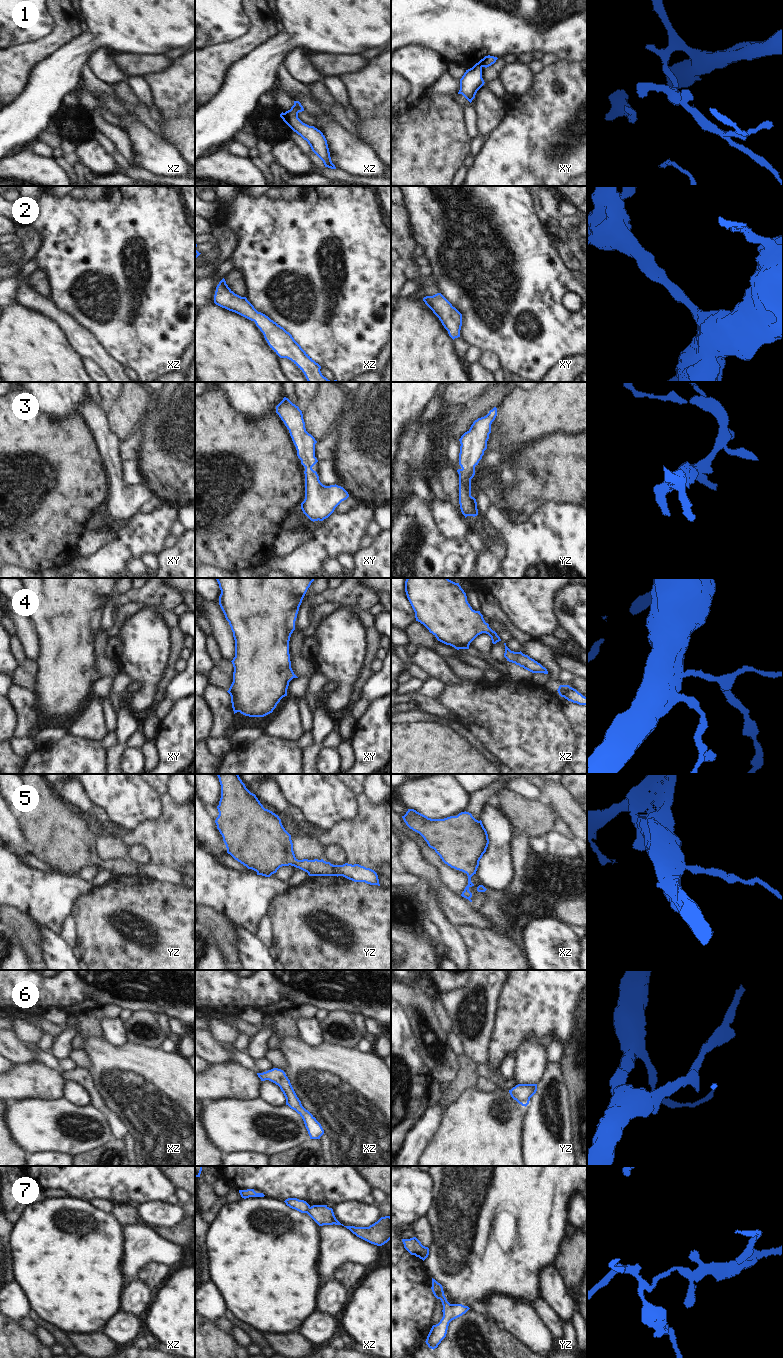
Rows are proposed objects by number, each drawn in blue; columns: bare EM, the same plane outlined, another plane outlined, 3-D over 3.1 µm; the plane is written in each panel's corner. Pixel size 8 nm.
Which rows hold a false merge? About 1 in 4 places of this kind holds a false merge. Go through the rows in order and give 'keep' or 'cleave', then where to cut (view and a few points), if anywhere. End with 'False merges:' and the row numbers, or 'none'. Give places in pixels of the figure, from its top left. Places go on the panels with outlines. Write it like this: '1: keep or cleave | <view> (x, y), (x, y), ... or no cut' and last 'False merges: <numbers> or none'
1: cleave | xy (478, 62), (482, 66)
2: keep | no cut
3: keep | no cut
4: keep | no cut
5: keep | no cut
6: keep | no cut
7: cleave | yz (444, 1295), (438, 1298)
False merges: 1, 7

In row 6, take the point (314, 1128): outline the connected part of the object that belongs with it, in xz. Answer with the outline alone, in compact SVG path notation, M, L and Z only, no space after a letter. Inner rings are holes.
M273 1068L263 1073L257 1073L257 1075L261 1081L269 1080L280 1087L286 1098L286 1105L302 1117L310 1139L320 1139L324 1134L321 1124L302 1106L285 1072L281 1069Z

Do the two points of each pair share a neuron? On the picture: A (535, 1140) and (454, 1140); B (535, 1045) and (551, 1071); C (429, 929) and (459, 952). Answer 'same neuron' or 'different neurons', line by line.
A: different neurons
B: different neurons
C: different neurons

